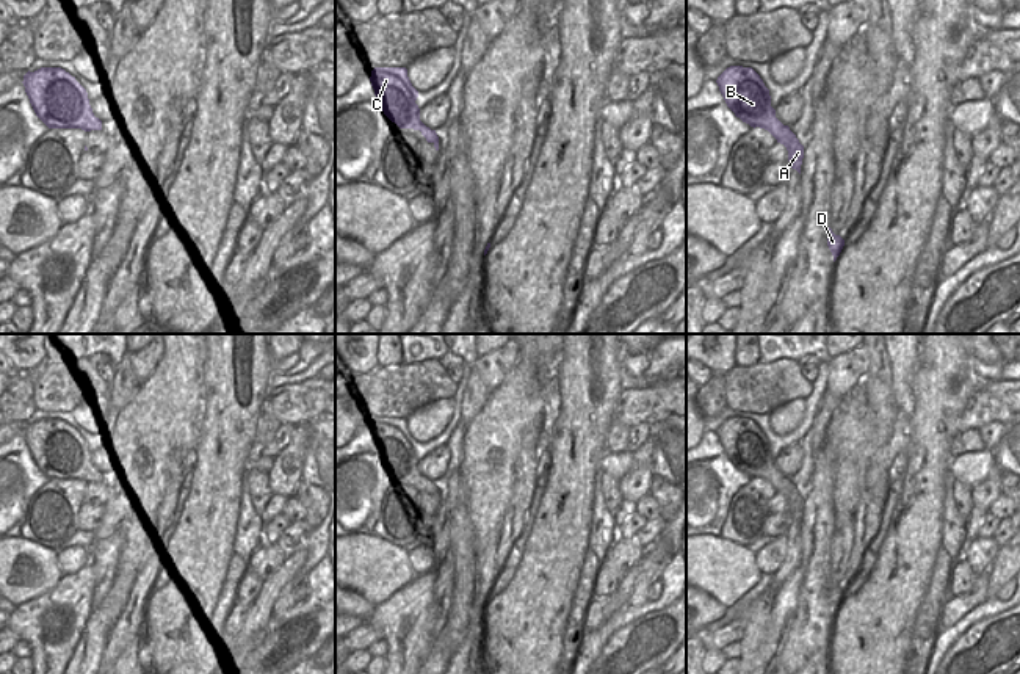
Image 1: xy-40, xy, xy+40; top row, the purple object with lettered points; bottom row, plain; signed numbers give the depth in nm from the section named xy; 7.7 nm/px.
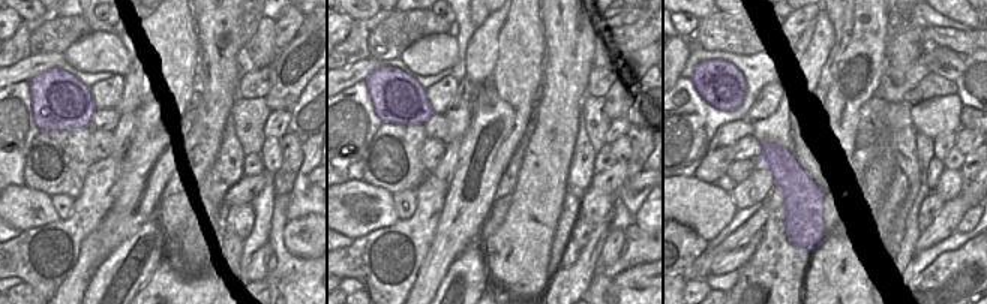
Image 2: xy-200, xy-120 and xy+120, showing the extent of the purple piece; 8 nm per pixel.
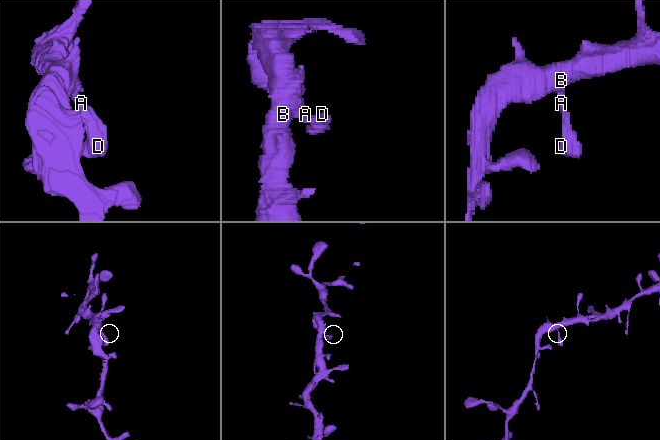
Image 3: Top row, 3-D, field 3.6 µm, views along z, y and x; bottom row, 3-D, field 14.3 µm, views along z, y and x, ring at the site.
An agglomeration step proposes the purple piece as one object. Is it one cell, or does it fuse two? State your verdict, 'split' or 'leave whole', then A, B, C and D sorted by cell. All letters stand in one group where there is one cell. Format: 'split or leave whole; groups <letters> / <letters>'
leave whole; groups A B C D

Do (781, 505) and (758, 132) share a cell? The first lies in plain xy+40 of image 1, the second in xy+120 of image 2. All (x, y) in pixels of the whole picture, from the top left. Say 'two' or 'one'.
two

